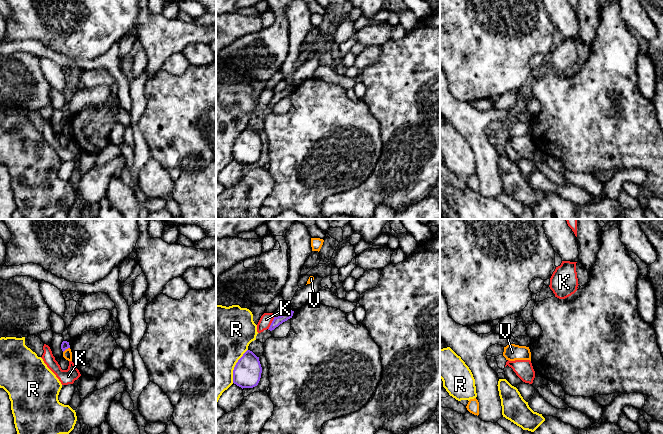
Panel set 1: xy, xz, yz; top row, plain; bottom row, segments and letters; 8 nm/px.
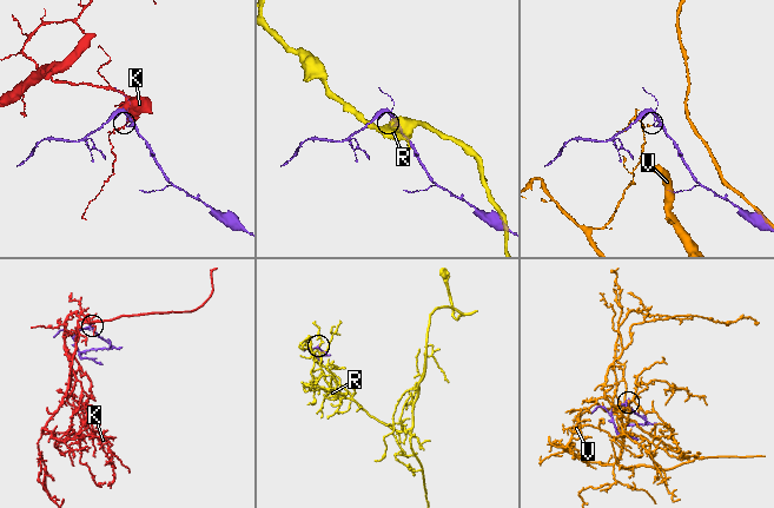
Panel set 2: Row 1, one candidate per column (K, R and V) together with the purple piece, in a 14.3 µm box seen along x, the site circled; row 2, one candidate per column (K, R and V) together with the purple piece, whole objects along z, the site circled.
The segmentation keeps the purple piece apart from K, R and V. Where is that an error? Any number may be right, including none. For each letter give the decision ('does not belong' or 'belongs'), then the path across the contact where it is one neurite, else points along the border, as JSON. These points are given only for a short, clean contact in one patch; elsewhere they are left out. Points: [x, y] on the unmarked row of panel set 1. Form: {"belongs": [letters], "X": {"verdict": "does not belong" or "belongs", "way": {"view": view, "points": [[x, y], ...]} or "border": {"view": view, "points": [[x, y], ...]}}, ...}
{"belongs": [], "K": {"verdict": "does not belong"}, "R": {"verdict": "does not belong"}, "V": {"verdict": "does not belong", "border": {"view": "xy", "points": [[69, 123], [63, 128]]}}}

